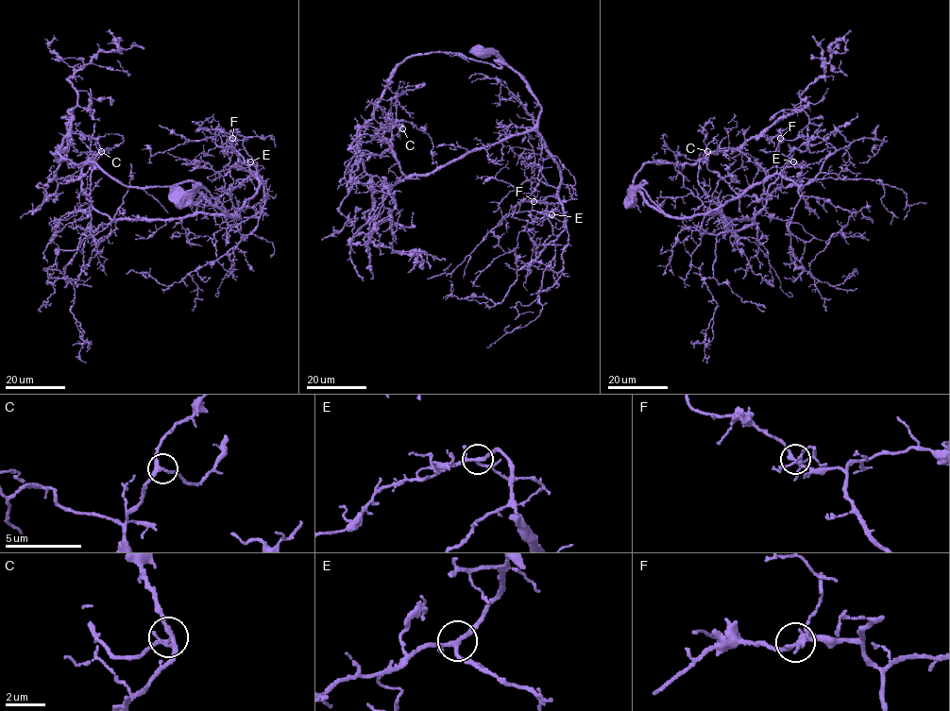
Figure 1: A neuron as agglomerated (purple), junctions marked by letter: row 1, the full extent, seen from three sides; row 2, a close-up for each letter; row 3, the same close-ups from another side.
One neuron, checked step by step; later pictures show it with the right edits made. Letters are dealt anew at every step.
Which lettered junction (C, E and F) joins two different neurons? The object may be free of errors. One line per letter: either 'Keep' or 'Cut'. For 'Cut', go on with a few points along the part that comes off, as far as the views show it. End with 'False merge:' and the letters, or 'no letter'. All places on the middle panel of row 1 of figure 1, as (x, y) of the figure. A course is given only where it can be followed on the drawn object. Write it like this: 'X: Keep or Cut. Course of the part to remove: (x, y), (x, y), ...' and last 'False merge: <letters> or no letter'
C: Keep
E: Keep
F: Keep
False merge: no letter

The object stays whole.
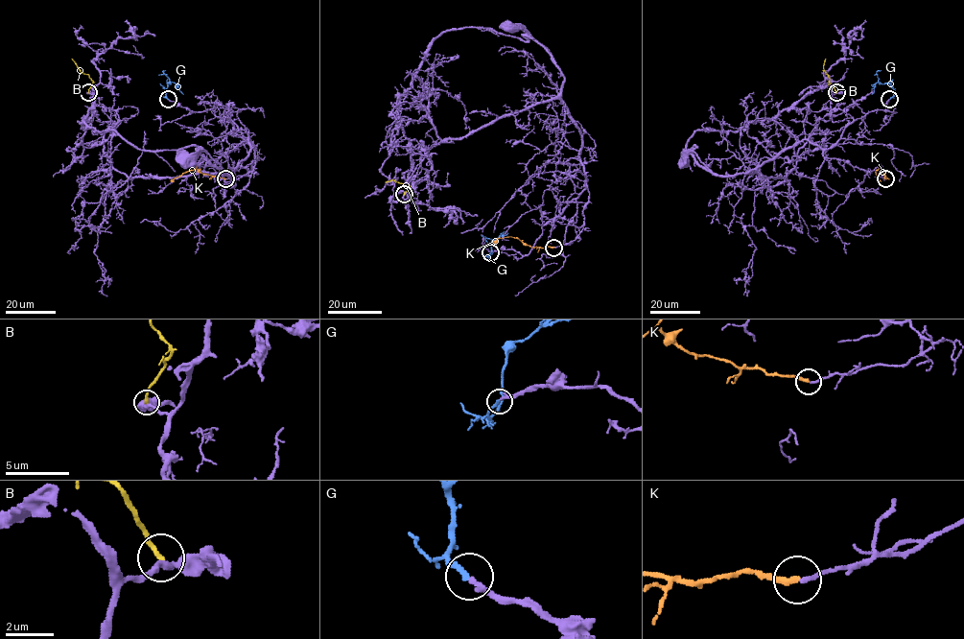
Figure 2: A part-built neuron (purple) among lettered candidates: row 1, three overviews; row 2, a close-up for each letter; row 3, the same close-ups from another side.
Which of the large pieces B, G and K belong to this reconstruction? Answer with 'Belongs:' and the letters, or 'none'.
Belongs: G

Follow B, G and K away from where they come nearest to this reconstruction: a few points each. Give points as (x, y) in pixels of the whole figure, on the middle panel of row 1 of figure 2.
B: (404, 194), (409, 186), (392, 179), (386, 182)
G: (491, 252), (488, 257), (491, 244), (507, 232)
K: (554, 248), (531, 248), (508, 237), (498, 238), (494, 243)

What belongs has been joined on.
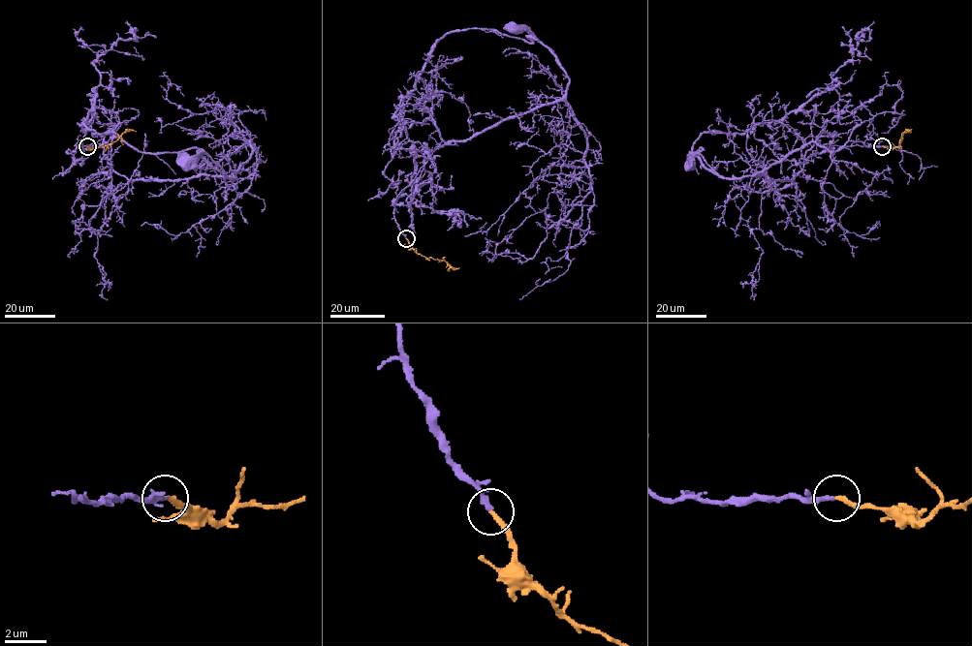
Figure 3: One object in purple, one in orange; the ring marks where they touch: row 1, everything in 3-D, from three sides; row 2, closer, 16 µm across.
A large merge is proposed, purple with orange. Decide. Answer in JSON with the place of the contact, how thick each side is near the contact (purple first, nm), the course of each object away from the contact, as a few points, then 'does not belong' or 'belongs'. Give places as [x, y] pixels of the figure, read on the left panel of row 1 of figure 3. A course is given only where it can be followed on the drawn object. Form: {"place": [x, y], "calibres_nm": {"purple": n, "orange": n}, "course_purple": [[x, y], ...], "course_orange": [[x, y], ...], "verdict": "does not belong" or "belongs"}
{"place": [87, 146], "calibres_nm": {"purple": 180, "orange": 220}, "course_purple": [[87, 146], [76, 144], [101, 144], [103, 140], [110, 167], [129, 179], [235, 178], [201, 156], [187, 164]], "course_orange": [[87, 146], [94, 149], [102, 147], [115, 141], [126, 130], [136, 132]], "verdict": "belongs"}

